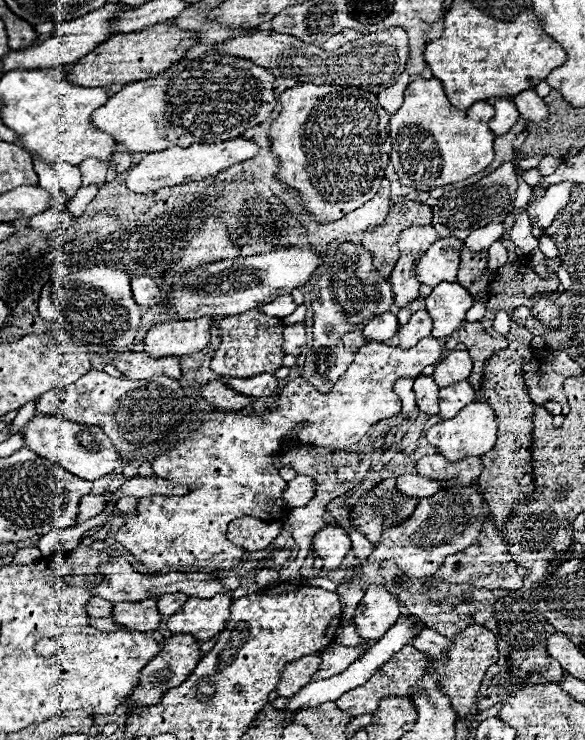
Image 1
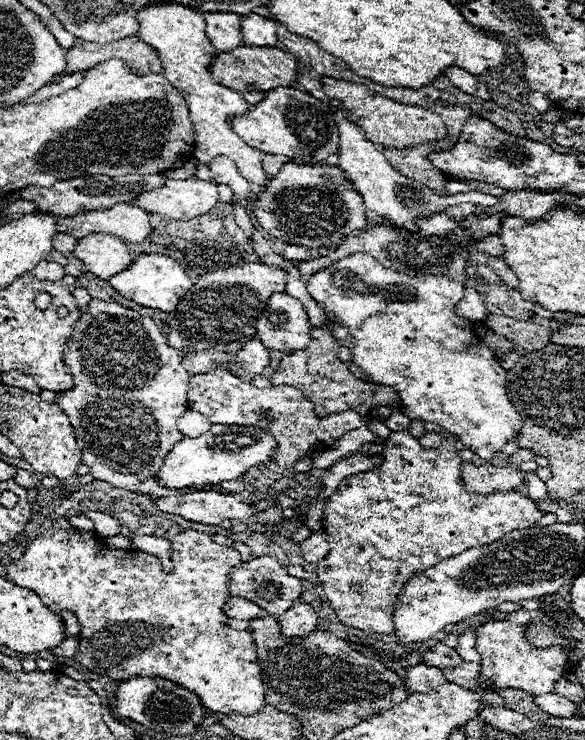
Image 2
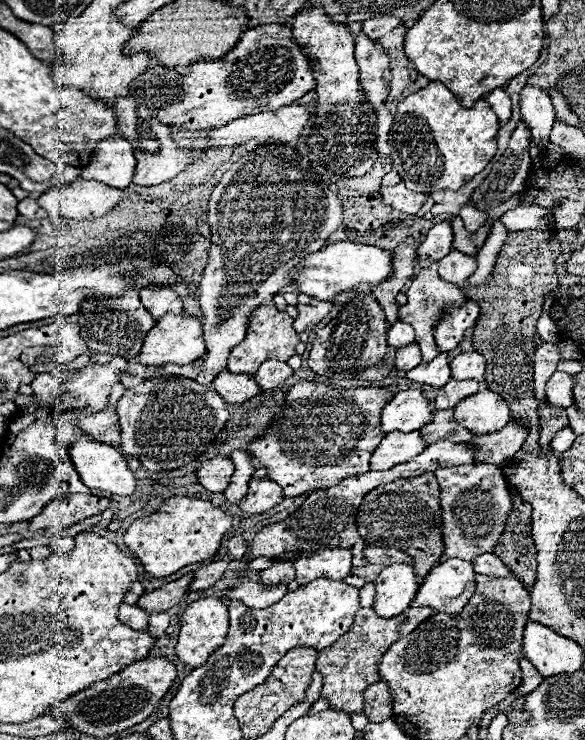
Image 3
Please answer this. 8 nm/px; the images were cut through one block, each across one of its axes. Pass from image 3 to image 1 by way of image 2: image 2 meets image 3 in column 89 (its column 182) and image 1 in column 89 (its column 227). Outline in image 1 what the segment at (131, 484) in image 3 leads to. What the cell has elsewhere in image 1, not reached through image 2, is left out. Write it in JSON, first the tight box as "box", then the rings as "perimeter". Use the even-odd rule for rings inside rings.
{"box":[24,414,122,480],"perimeter":[[[36,414],[24,428],[24,442],[30,450],[34,450],[38,456],[48,458],[52,462],[62,464],[68,472],[72,472],[78,478],[84,480],[98,480],[102,476],[108,476],[112,472],[122,470],[122,458],[116,452],[116,448],[110,444],[108,436],[98,426],[88,424],[76,424],[70,420],[64,420],[62,416],[50,416],[50,414]]]}

